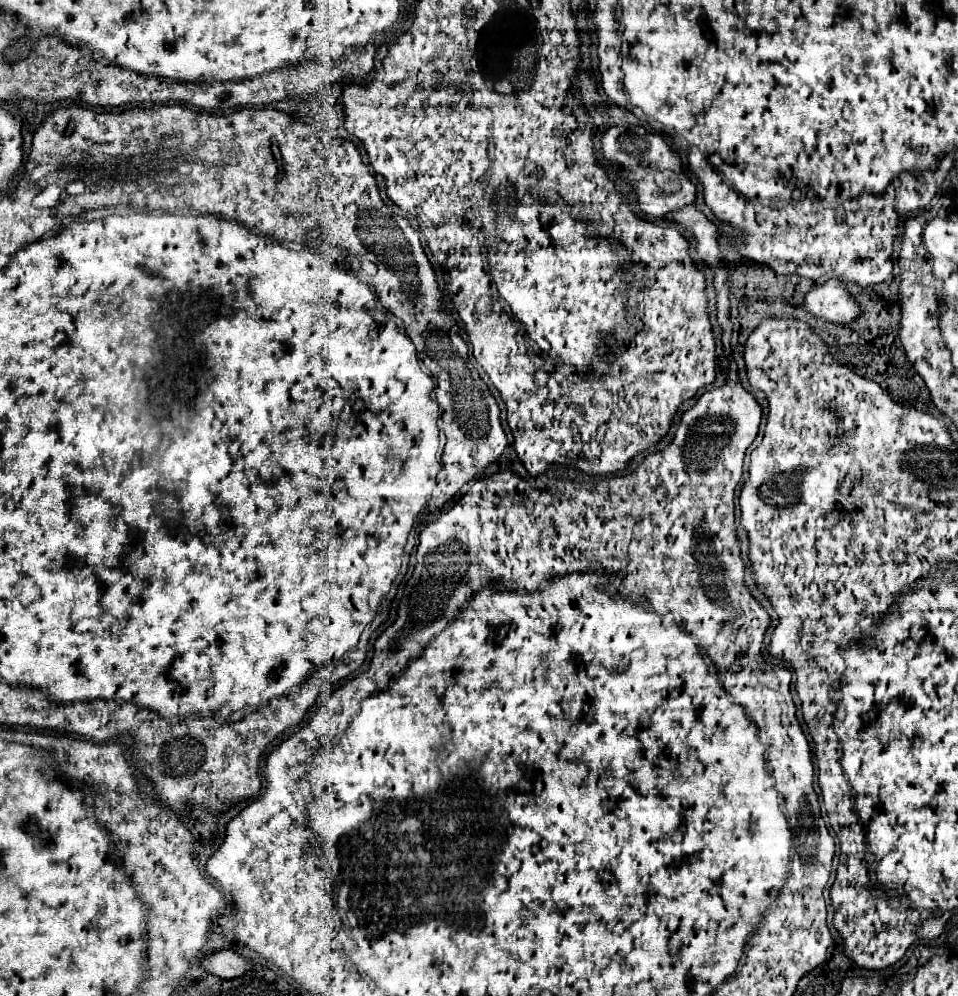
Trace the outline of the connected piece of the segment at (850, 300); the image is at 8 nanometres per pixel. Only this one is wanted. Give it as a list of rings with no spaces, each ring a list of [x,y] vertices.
[[[836,278],[828,280],[824,286],[810,290],[806,296],[806,308],[818,318],[838,324],[850,324],[862,316],[858,298],[848,292],[846,286]]]

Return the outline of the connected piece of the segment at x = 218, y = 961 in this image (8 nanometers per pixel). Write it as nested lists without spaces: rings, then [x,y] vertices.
[[[218,950],[214,954],[208,954],[200,962],[200,966],[202,966],[202,970],[206,970],[208,974],[214,974],[214,976],[236,978],[238,974],[244,974],[244,970],[248,968],[248,962],[234,950]]]

